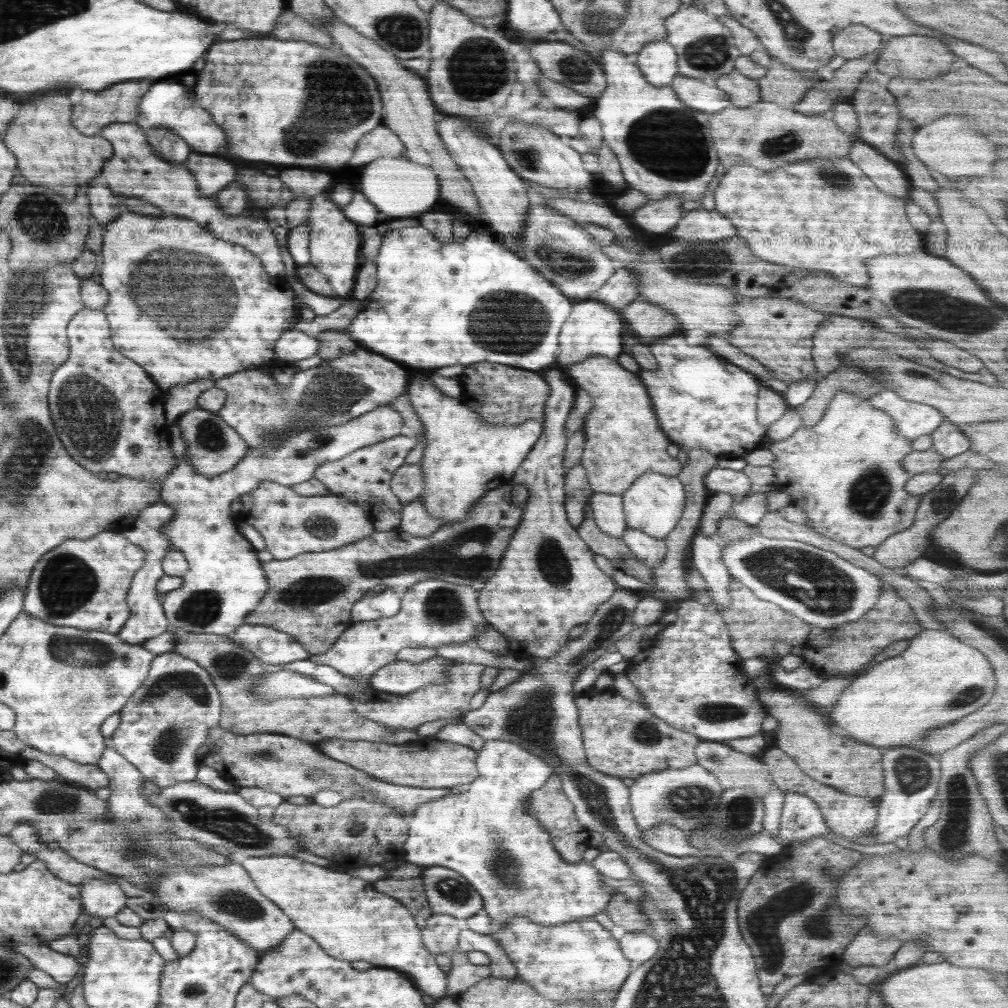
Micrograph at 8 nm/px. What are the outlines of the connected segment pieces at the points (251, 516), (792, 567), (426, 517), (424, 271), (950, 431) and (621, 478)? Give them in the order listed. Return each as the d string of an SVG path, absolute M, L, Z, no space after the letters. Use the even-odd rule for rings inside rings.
M264 481L256 490L242 494L243 511L236 514L236 521L256 529L265 543L265 549L276 560L294 558L308 552L326 552L355 544L369 538L375 523L355 502L348 502L340 495L302 496L292 487Z
M754 532L749 538L731 542L721 550L722 562L731 578L748 587L759 599L780 606L782 610L798 616L800 620L808 622L813 627L836 628L847 626L846 622L850 620L860 620L860 617L874 607L879 599L879 593L887 587L878 575L840 558L834 552L821 550L798 540L765 538L760 533Z
M416 497L412 502L406 503L401 513L400 529L418 538L426 538L443 525L442 519L430 517L430 513L426 511L424 501L420 497Z
M410 226L402 230L390 230L386 238L382 240L380 254L376 256L376 290L370 294L366 308L358 313L350 325L346 328L337 330L345 334L349 339L355 341L360 347L378 354L384 354L386 359L397 362L406 362L405 365L410 370L436 370L442 366L452 366L462 364L462 366L473 365L478 362L494 362L499 365L508 365L518 367L519 369L528 369L531 371L542 371L548 366L555 365L559 353L559 333L564 325L564 321L572 311L572 302L568 300L562 292L552 282L546 281L541 273L518 256L513 251L506 248L495 235L488 232L474 232L468 234L464 242L446 242L442 244L440 240L434 238L434 234L423 226Z
M942 422L932 434L932 448L942 456L942 458L952 458L966 452L970 448L970 440L964 436L961 428L954 424Z
M590 356L568 368L578 389L589 394L593 408L583 424L586 442L581 464L596 493L622 494L646 472L678 476L682 465L667 453L671 440L661 430L646 385L638 374L602 356Z

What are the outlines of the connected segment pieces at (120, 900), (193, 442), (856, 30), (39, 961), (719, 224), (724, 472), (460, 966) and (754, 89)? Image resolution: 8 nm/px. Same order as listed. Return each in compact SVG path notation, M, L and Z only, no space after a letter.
M89 881L81 886L81 911L88 920L116 917L126 907L127 898L115 883Z
M200 408L193 409L180 415L176 425L180 429L188 462L198 474L206 478L214 478L230 468L235 468L236 464L248 454L246 441L216 412Z
M852 24L850 28L840 30L831 40L834 52L845 59L854 60L879 50L885 36L874 32L862 24Z
M15 945L14 949L24 953L35 968L50 974L60 984L68 983L78 971L76 958L54 951L49 945Z
M700 208L685 213L668 233L669 240L673 236L675 241L690 242L694 246L702 242L725 241L736 236L736 228L716 210Z
M714 467L704 475L704 484L710 494L724 492L742 496L750 489L750 480L744 472L720 467Z
M454 952L451 958L452 970L448 972L448 995L457 996L474 984L491 976L488 965L472 964L464 952Z
M734 70L731 74L724 74L716 78L714 84L726 92L733 106L748 108L760 101L760 85L752 78L746 78Z

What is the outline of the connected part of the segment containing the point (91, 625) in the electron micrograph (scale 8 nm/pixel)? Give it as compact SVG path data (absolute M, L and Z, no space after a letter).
M104 531L90 538L67 540L56 549L49 550L37 562L26 588L24 612L34 614L36 618L42 618L56 626L102 630L116 635L132 616L128 603L129 589L146 560L146 550L129 542L121 532Z

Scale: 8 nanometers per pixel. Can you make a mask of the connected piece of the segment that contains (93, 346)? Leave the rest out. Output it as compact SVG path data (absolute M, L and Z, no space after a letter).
M80 310L68 324L67 338L68 358L56 369L50 382L50 416L56 432L60 432L64 448L76 462L94 474L118 474L161 487L176 468L176 457L170 447L170 425L164 418L165 392L154 384L145 367L126 358L113 345L112 330L104 310Z

